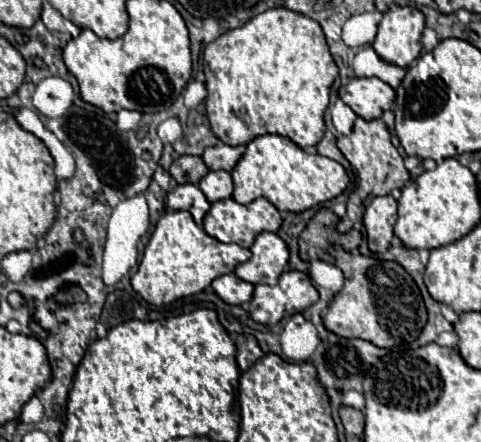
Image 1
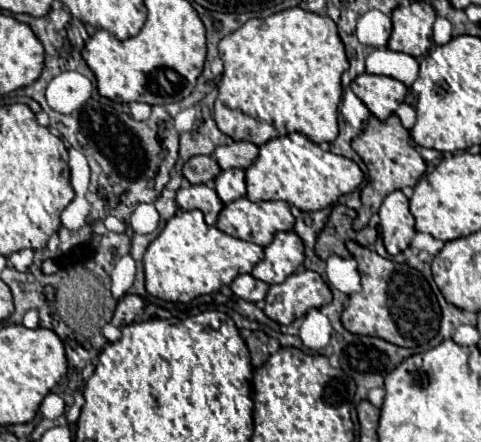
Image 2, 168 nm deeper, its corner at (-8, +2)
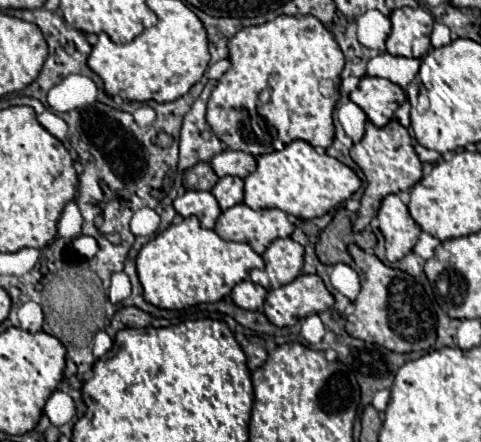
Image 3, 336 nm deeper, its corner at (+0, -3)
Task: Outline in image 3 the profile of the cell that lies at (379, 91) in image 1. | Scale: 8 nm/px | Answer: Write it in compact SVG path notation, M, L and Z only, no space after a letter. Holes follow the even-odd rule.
M362 76L358 88L350 94L350 100L366 112L374 126L384 126L390 122L396 108L406 100L406 92L390 80Z

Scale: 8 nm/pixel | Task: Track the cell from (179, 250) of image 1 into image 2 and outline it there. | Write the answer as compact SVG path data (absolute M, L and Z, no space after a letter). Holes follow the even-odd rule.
M178 211L144 253L146 291L162 301L188 303L198 295L218 291L242 273L250 273L262 257L260 245L230 237L214 225L206 225L200 211Z

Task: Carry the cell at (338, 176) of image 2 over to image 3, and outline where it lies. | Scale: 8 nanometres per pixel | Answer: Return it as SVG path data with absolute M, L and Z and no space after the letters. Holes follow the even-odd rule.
M304 140L290 142L282 152L264 154L258 160L254 174L244 178L244 204L252 210L280 208L302 220L324 216L330 208L348 200L362 184L352 168L328 154L318 154L314 146Z

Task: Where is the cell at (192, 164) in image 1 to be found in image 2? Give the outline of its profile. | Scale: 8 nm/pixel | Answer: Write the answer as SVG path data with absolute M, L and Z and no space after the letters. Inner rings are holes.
M194 155L192 159L188 159L188 163L184 163L184 169L182 169L184 177L190 183L210 183L220 171L222 169L214 161L214 157L208 157L208 155Z

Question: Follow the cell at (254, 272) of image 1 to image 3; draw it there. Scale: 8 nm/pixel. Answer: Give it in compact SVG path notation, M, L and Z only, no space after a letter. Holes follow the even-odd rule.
M278 238L262 254L266 268L252 270L250 278L254 284L264 286L266 290L276 290L284 284L290 284L302 270L304 248L292 238Z

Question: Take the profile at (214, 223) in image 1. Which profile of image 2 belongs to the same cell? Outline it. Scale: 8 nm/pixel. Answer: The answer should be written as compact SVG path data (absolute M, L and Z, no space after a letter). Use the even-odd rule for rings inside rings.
M240 197L228 205L224 205L224 209L218 215L216 227L220 231L224 231L226 235L256 243L260 247L266 247L274 233L278 231L290 231L294 227L294 215L290 213L290 205L286 201L260 201L260 203L252 203L246 197Z

